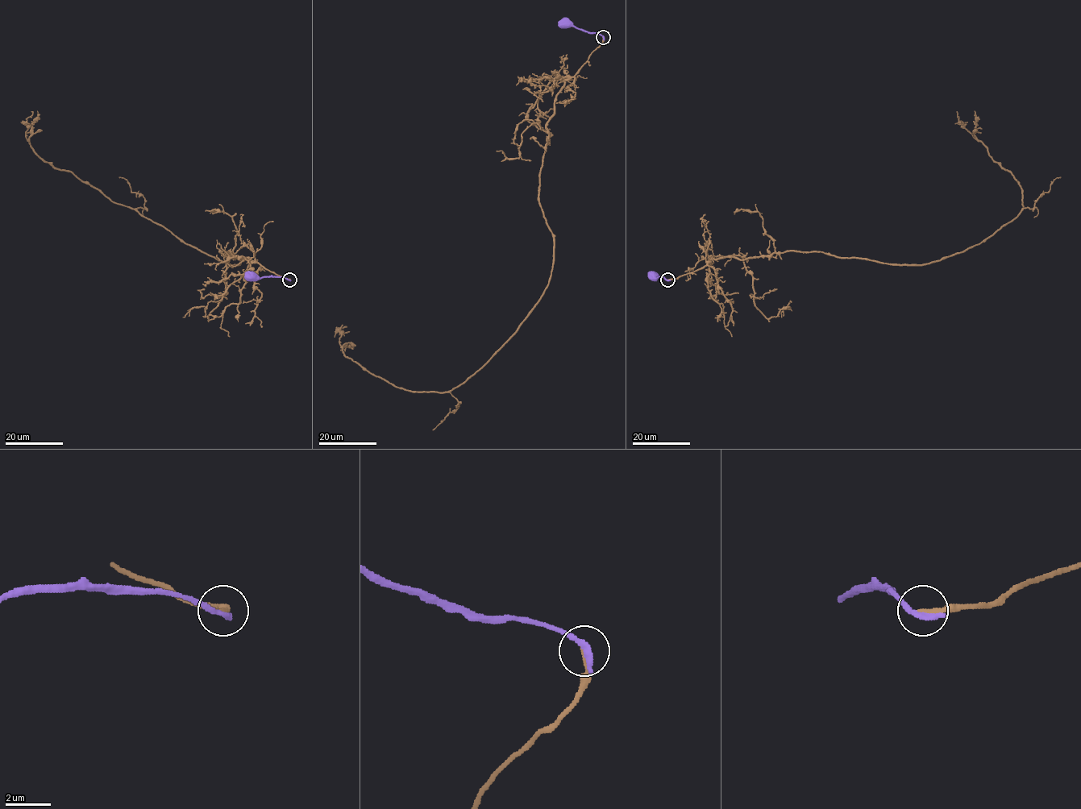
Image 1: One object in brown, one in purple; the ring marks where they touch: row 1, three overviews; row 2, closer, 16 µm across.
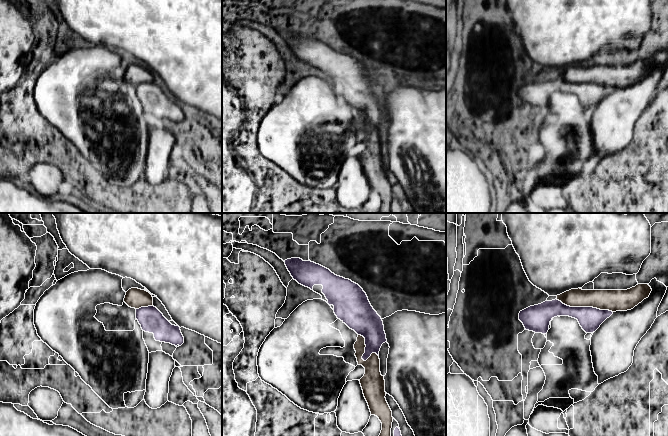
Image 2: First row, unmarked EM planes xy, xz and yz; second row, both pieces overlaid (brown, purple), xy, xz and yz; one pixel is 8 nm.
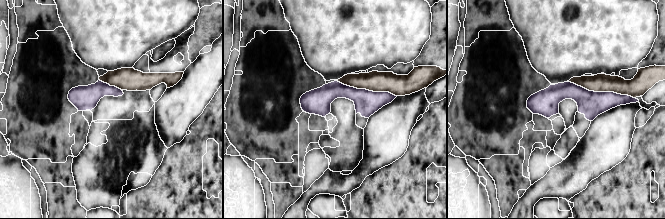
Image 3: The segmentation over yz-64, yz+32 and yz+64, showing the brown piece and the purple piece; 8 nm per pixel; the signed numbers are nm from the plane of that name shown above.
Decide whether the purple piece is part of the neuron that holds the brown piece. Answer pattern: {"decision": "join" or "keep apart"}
{"decision": "keep apart"}

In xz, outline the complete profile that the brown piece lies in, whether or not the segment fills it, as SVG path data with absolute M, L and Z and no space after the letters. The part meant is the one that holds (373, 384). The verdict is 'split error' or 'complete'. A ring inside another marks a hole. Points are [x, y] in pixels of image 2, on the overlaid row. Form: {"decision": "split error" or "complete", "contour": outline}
{"decision": "complete", "contour": "M358 335L354 344L355 356L358 365L362 365L365 368L365 374L359 381L371 415L377 416L382 423L382 430L379 436L391 436L393 417L385 398L385 380L380 372L380 359L376 353L372 353L364 361L362 356L365 353L365 347L365 338Z"}

